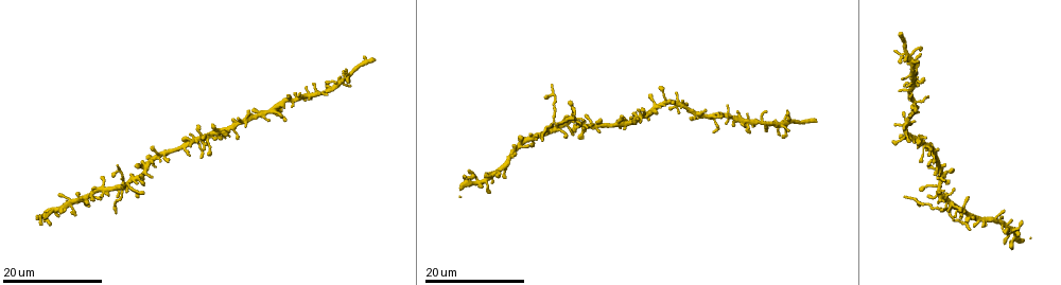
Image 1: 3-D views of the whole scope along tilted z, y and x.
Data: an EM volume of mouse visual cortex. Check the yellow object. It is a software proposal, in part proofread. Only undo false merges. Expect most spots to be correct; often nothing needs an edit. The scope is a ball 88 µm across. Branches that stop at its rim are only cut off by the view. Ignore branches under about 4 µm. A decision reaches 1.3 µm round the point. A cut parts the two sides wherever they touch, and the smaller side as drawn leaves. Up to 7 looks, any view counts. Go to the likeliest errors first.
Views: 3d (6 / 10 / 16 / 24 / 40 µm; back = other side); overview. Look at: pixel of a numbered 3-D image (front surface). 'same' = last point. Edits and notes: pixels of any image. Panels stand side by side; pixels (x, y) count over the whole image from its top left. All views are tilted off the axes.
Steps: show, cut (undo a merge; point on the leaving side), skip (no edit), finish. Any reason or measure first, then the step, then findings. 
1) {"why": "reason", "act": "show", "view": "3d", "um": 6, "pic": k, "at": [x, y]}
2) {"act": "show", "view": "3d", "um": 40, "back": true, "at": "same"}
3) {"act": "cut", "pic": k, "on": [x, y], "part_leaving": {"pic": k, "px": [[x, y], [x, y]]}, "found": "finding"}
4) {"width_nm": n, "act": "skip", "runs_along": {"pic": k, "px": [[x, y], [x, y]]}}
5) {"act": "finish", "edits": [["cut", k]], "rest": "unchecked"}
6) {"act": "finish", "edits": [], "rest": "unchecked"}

{"why": "small branch off a trunk", "act": "show", "view": "3d", "um": 16, "pic": 1, "at": [952, 208]}

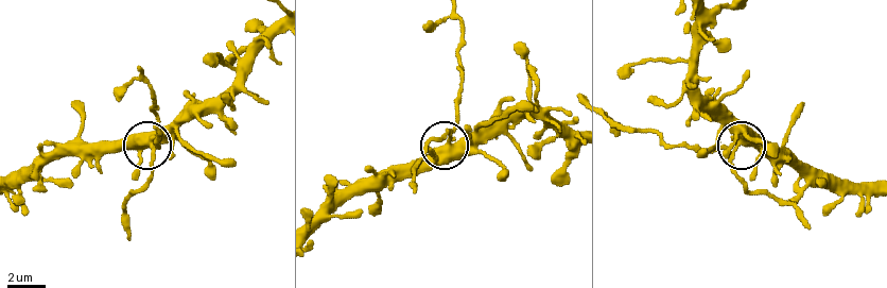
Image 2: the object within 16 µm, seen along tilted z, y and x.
{"act": "show", "view": "3d", "um": 6, "pic": 2, "at": [448, 144]}

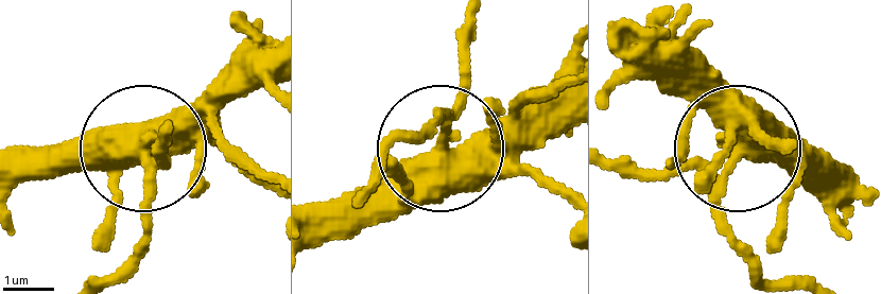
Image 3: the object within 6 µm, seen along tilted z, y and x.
{"width_nm": 410, "act": "cut", "pic": 3, "on": [136, 247], "part_leaving": {"pic": 3, "px": [[446, 128], [464, 22]]}, "found": "two neurons meet here"}

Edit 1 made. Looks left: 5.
{"act": "show", "view": "overview"}

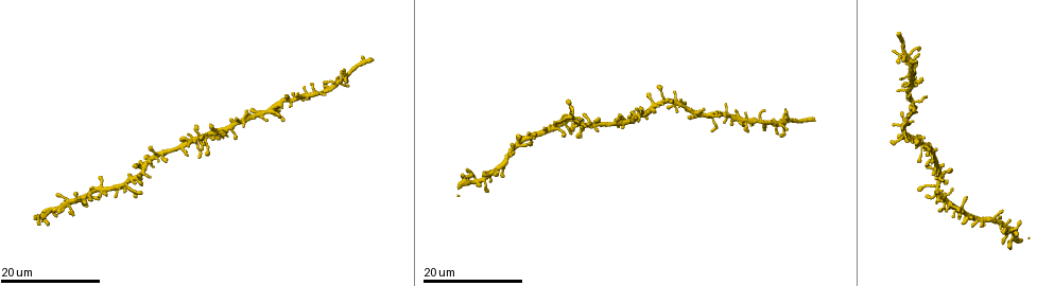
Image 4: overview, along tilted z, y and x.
{"act": "show", "view": "3d", "um": 16, "pic": 4, "at": [937, 188]}

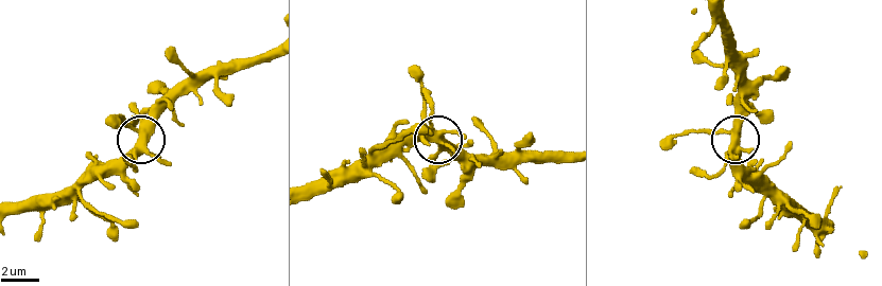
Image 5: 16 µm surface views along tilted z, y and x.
{"act": "show", "view": "3d", "um": 6, "pic": 5, "at": [735, 137]}

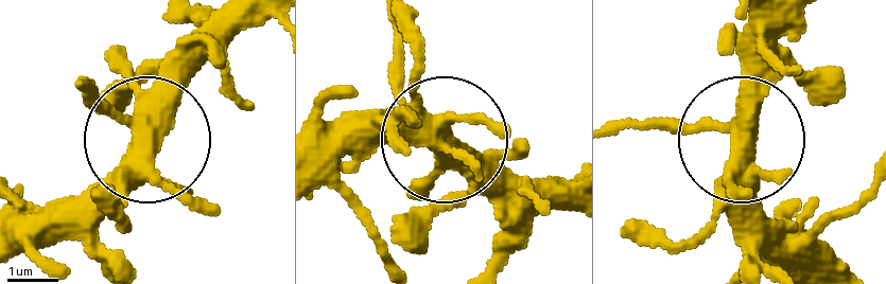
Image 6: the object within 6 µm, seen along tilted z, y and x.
{"width_nm": 420, "act": "skip", "runs_along": {"pic": 6, "px": [[245, 18], [149, 138], [82, 85]]}, "found": "continuous, no second neuron"}

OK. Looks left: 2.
{"why": "thin arm on a thick one", "act": "show", "view": "3d", "um": 16, "pic": 4, "at": [204, 137]}

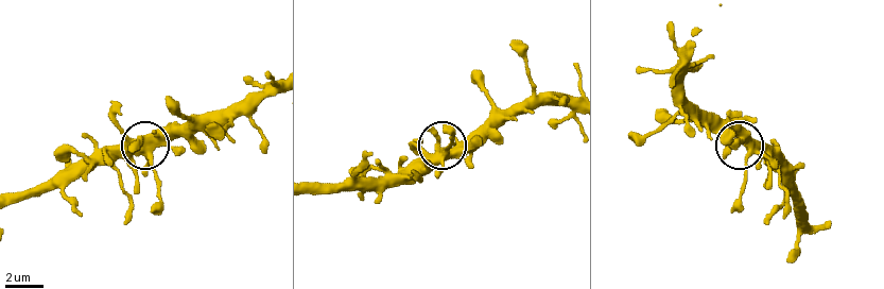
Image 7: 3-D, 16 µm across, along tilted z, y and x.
{"why": "closer look", "act": "show", "view": "3d", "um": 6, "pic": 7, "at": [445, 155]}

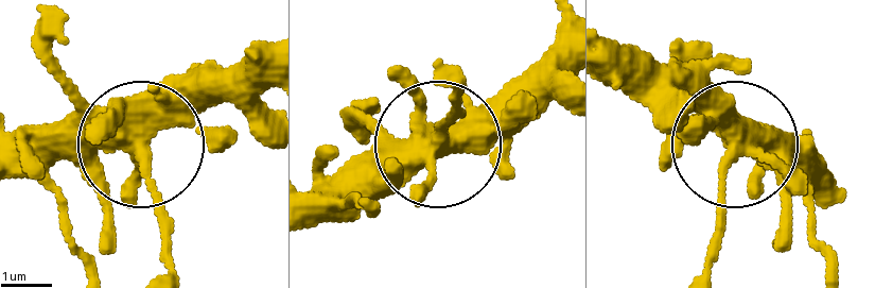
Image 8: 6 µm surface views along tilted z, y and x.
{"arms": 4, "act": "skip", "runs_along": {"pic": 8, "px": [[11, 172], [142, 151], [165, 250]]}, "found": "continuous, no second neuron"}

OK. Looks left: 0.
{"act": "finish", "edits": [["cut", 3]], "rest": "unchecked"}

